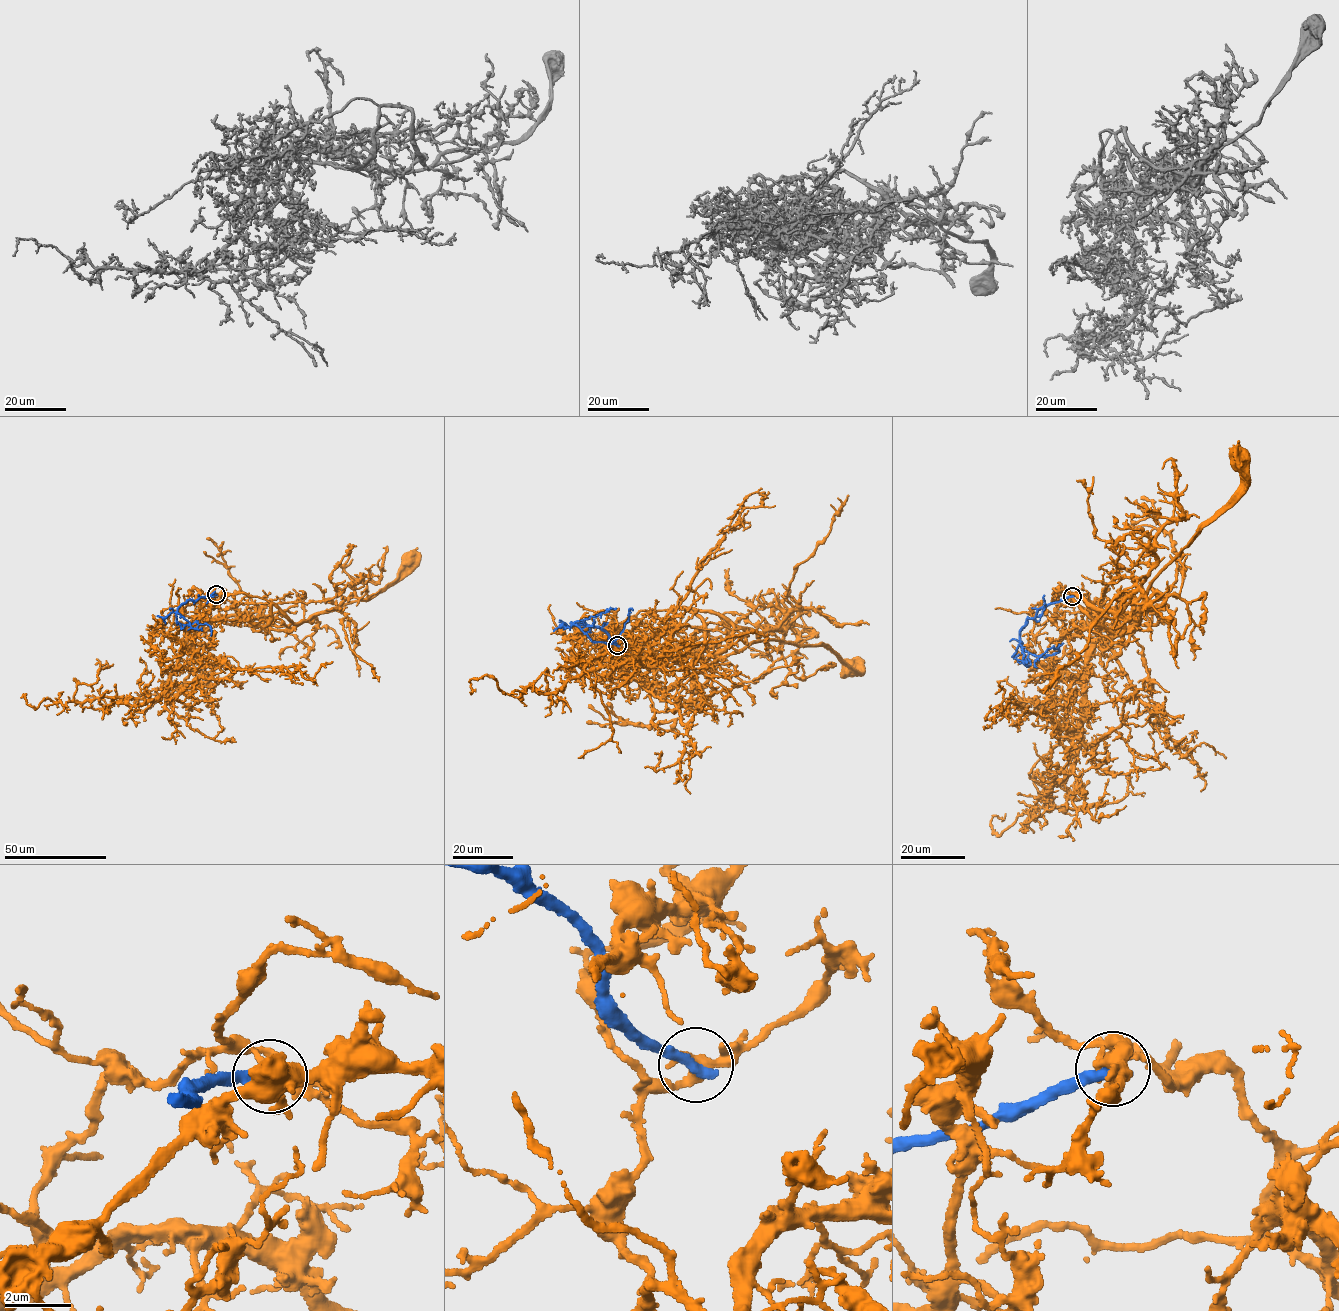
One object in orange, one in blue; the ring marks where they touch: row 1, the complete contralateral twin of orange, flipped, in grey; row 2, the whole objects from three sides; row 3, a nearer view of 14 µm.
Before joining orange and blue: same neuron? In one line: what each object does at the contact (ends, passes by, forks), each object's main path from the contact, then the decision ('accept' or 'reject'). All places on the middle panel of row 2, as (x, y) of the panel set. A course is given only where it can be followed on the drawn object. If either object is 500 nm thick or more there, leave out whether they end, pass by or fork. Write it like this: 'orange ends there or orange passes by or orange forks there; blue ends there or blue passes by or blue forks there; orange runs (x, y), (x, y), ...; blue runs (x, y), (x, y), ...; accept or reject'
orange passes by; blue ends there; orange runs (617, 645), (619, 669), (700, 651), (724, 657), (771, 639), (825, 645), (851, 667); blue runs (617, 645), (600, 628), (571, 622), (592, 641), (609, 645), (633, 610); reject

